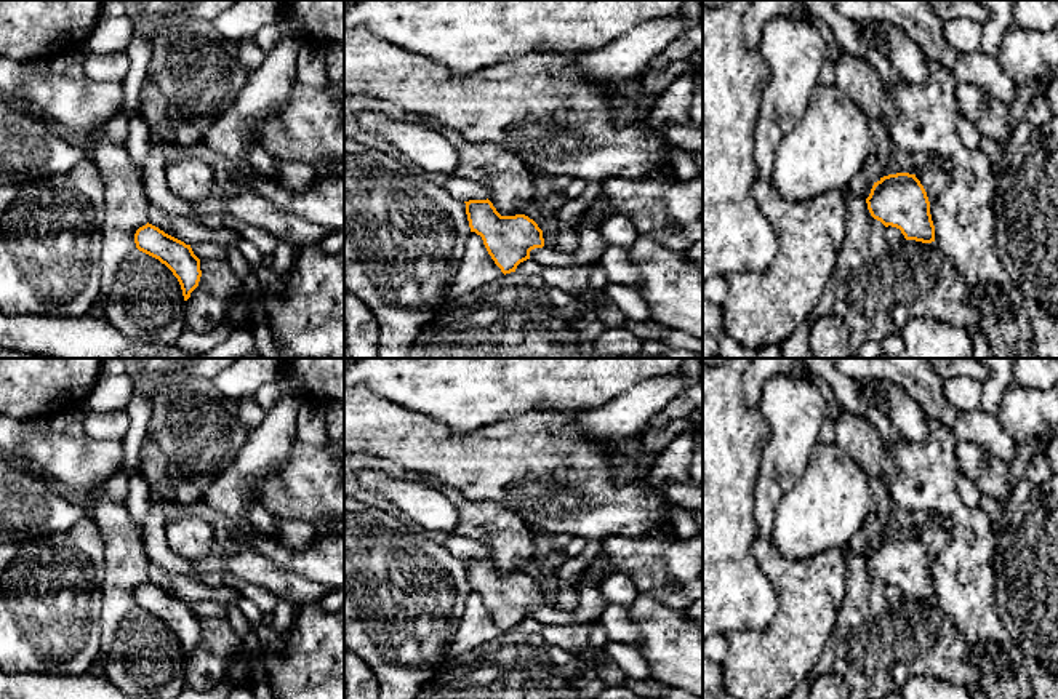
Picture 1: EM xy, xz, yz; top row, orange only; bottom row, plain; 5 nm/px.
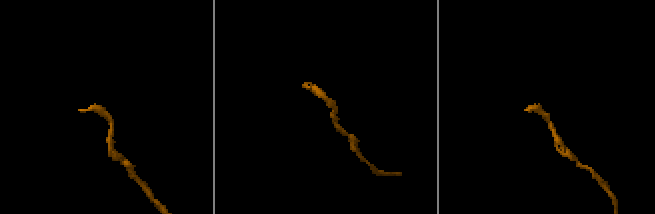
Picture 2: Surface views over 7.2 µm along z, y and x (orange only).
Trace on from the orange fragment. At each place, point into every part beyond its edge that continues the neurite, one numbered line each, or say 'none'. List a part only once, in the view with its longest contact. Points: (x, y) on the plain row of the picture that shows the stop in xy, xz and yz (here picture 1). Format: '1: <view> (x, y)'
none

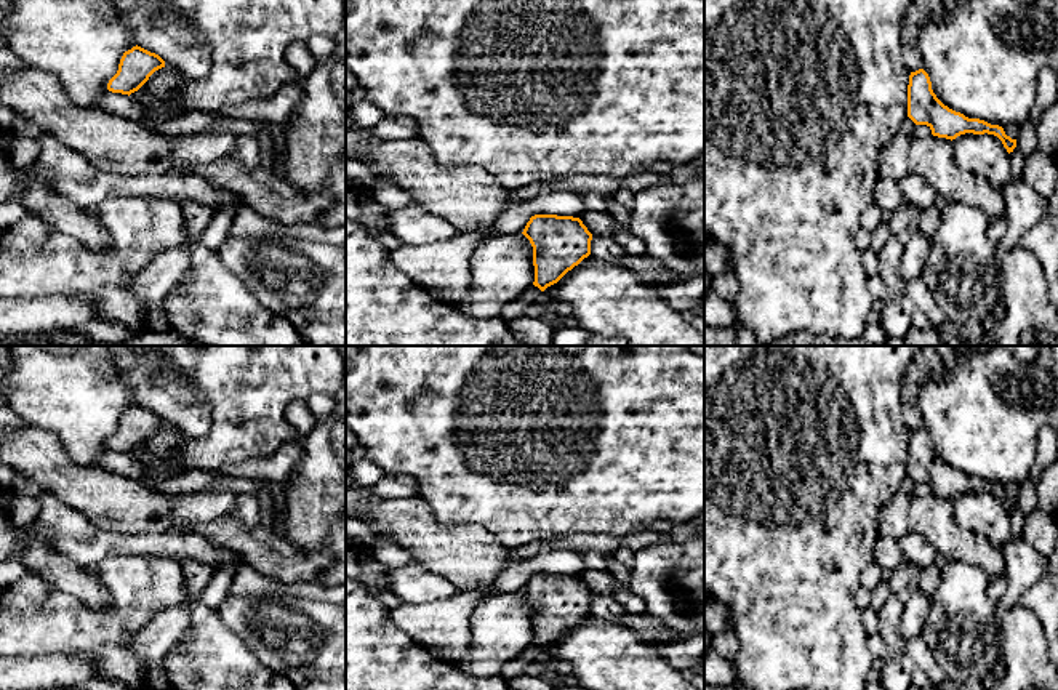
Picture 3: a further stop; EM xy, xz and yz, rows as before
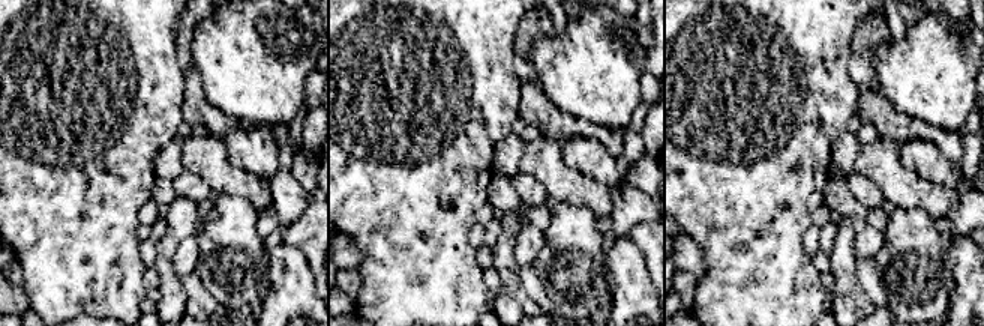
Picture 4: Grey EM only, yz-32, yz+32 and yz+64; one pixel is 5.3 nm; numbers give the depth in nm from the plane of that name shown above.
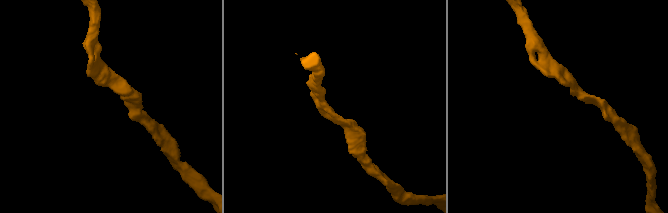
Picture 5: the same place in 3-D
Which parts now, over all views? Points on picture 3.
none

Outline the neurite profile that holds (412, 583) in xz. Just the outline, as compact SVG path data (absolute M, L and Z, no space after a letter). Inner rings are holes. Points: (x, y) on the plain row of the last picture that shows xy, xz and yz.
M418 564L386 568L386 586L405 604L431 604L451 599L459 591L443 576L426 572Z

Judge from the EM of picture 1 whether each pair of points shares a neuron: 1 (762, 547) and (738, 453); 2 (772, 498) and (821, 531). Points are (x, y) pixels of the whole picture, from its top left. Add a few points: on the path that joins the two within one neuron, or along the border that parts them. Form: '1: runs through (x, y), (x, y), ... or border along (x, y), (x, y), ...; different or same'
1: border along (757, 535), (751, 555), (762, 571); different
2: border along (802, 474), (781, 498), (767, 536); different

